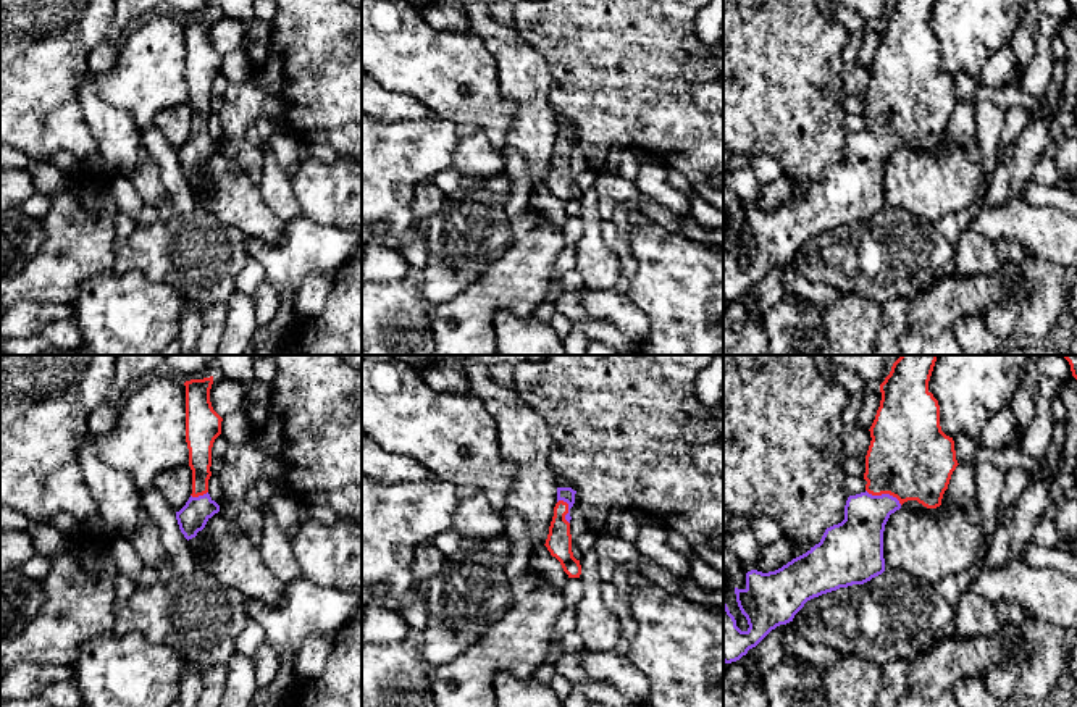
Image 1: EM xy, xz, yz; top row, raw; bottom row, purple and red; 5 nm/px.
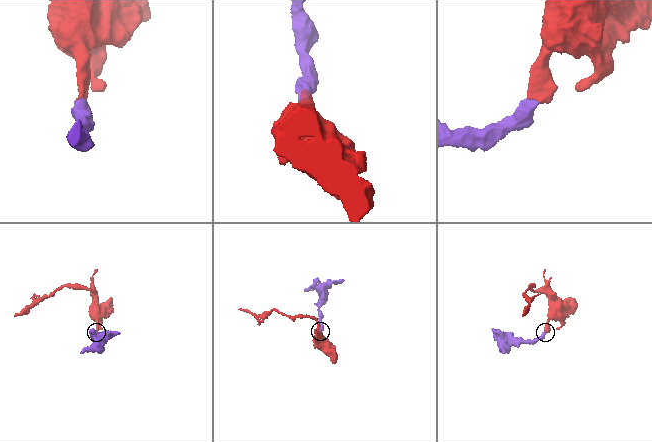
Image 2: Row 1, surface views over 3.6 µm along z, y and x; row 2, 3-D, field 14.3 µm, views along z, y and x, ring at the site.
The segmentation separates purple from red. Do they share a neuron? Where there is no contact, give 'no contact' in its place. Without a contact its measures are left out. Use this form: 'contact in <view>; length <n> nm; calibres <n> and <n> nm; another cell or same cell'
contact in yz; length 200 nm; calibres 240 and 420 nm; same cell

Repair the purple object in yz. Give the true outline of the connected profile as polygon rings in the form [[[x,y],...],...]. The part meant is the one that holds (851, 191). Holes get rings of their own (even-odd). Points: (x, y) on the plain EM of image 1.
[[[895,0],[880,23],[882,39],[870,65],[865,94],[865,129],[849,134],[844,158],[825,168],[819,182],[769,211],[751,208],[746,226],[735,226],[736,241],[749,266],[741,270],[725,242],[723,232],[723,300],[731,302],[756,286],[772,268],[793,260],[804,242],[822,232],[864,223],[885,210],[883,169],[891,152],[907,139],[927,147],[941,144],[956,105],[954,79],[940,65],[940,44],[928,29],[935,0]]]

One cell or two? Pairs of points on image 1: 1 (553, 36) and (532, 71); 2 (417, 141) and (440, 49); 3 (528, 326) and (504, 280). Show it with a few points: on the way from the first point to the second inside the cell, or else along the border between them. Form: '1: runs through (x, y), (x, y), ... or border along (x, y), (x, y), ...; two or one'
1: border along (515, 28), (543, 57), (549, 73), (549, 92); two
2: border along (436, 115), (449, 120), (460, 136); two
3: border along (530, 315), (499, 310), (494, 338); two

